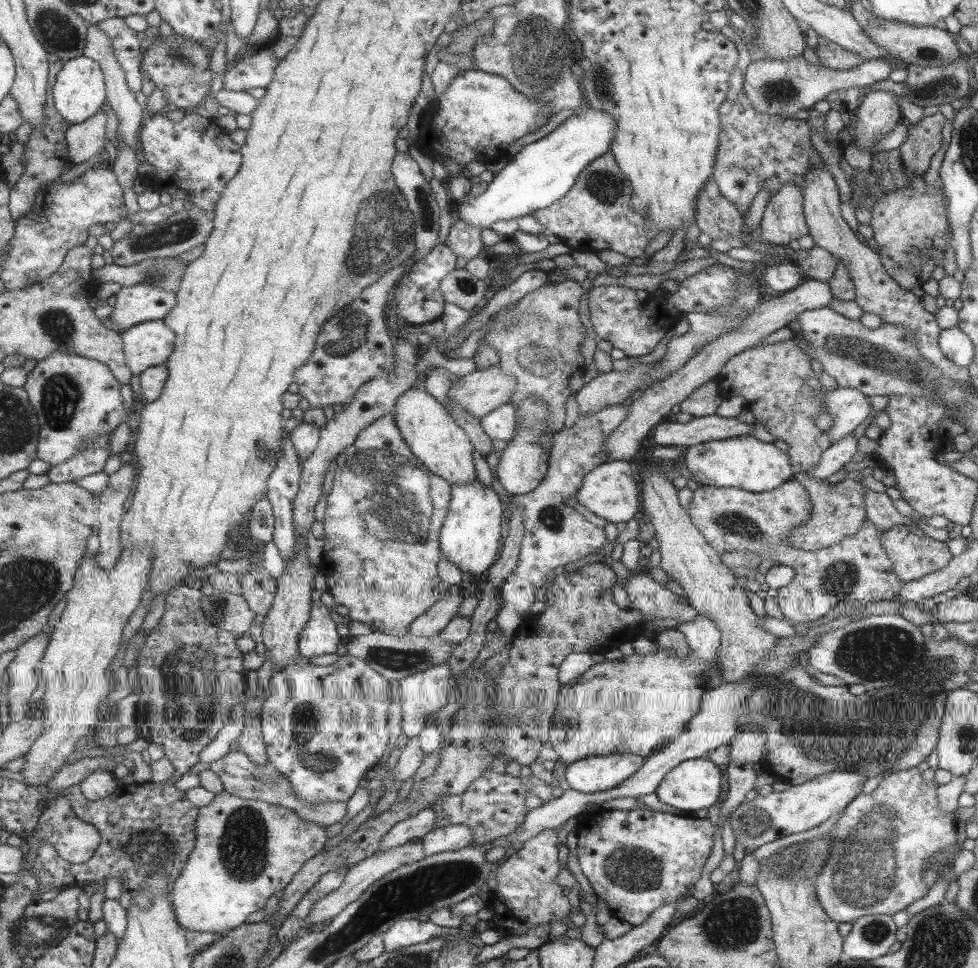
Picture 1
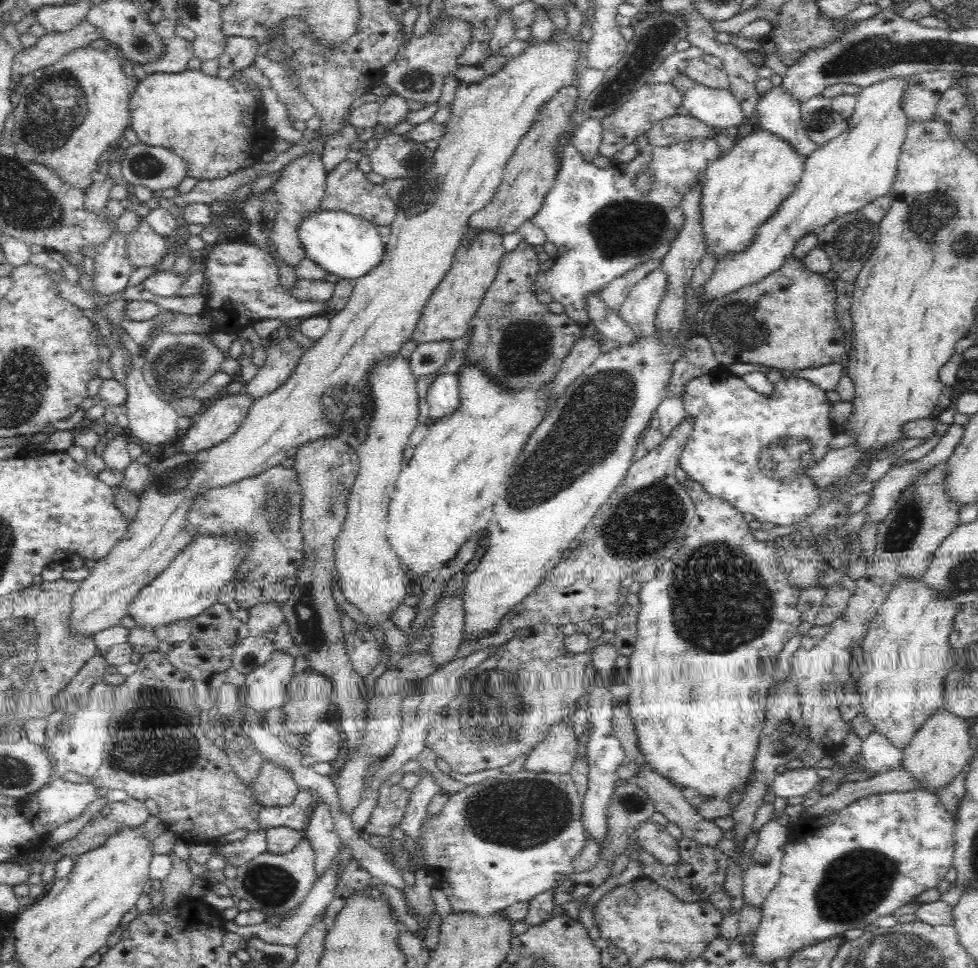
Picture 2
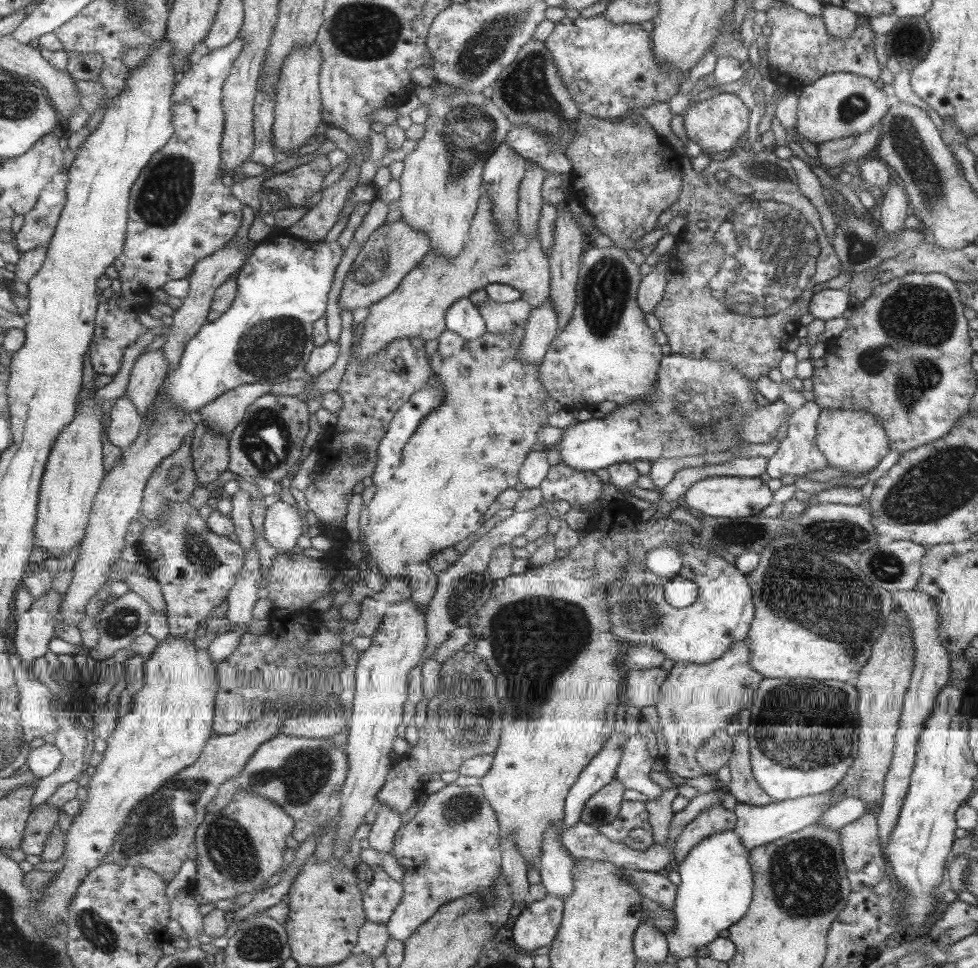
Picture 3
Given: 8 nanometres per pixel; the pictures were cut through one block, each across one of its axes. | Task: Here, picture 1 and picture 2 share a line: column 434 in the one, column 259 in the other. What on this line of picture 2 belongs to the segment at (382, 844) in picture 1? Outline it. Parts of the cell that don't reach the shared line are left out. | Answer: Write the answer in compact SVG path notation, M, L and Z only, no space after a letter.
M299 788L292 804L282 807L262 807L258 815L259 825L266 831L269 828L281 826L304 830L315 804L316 795L314 792L309 788Z

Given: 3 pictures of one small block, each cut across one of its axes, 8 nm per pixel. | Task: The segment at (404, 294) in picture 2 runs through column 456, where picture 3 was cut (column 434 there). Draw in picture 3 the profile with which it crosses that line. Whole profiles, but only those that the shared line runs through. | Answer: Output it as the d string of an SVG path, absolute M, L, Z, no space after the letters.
M439 82L434 87L417 85L414 93L420 106L426 107L427 116L422 124L425 128L423 137L416 142L415 150L402 160L403 172L398 179L401 191L398 199L399 212L401 220L428 236L429 251L435 251L447 258L454 257L464 246L467 228L476 215L477 198L480 198L479 188L483 184L483 162L488 161L489 156L507 140L507 134L513 124L489 97L483 97L481 93L456 93L449 85Z

